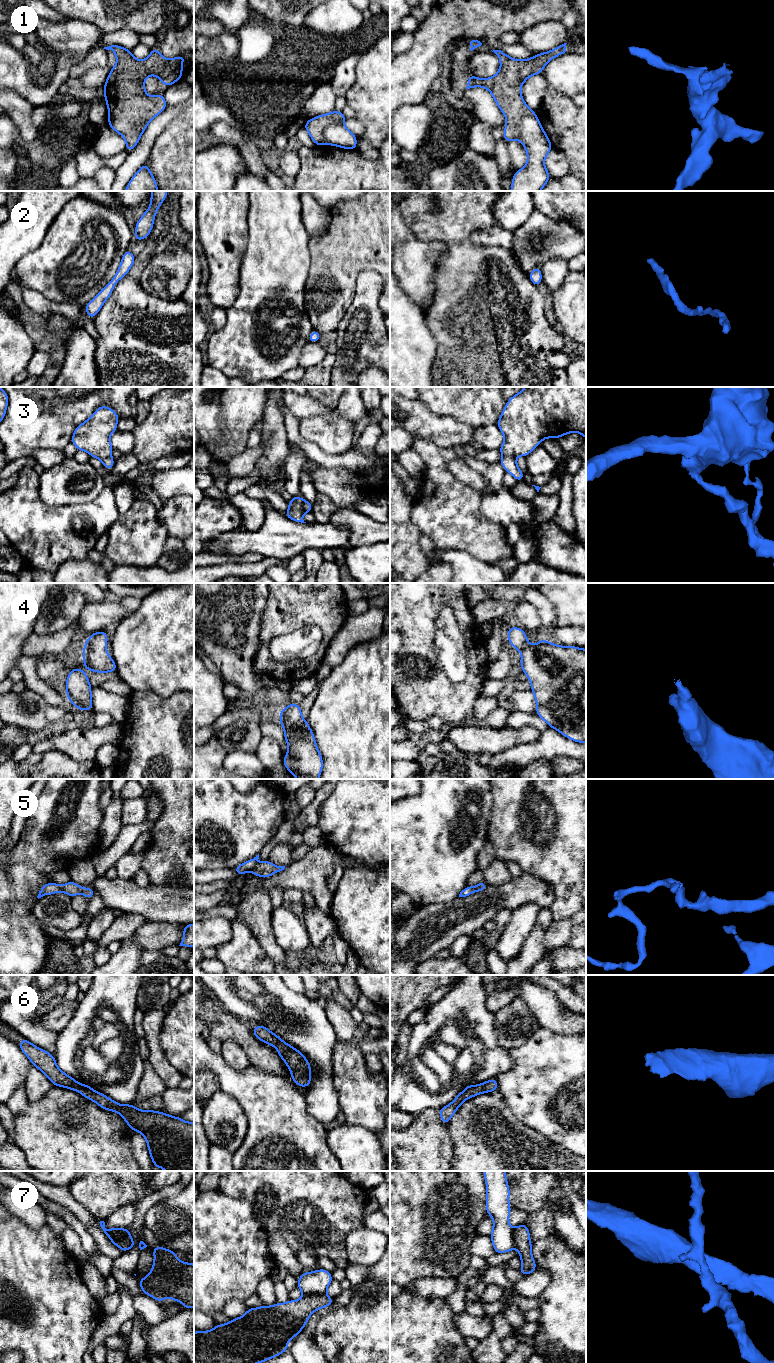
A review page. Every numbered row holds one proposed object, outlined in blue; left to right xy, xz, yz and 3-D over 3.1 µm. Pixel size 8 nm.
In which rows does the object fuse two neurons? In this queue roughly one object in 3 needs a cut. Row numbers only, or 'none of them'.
1, 3, 5, 7

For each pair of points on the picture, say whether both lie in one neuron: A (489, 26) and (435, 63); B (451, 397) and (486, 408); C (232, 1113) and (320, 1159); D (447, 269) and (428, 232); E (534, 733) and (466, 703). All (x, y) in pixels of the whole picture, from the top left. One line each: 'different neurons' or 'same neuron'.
A: same neuron
B: same neuron
C: different neurons
D: same neuron
E: different neurons

